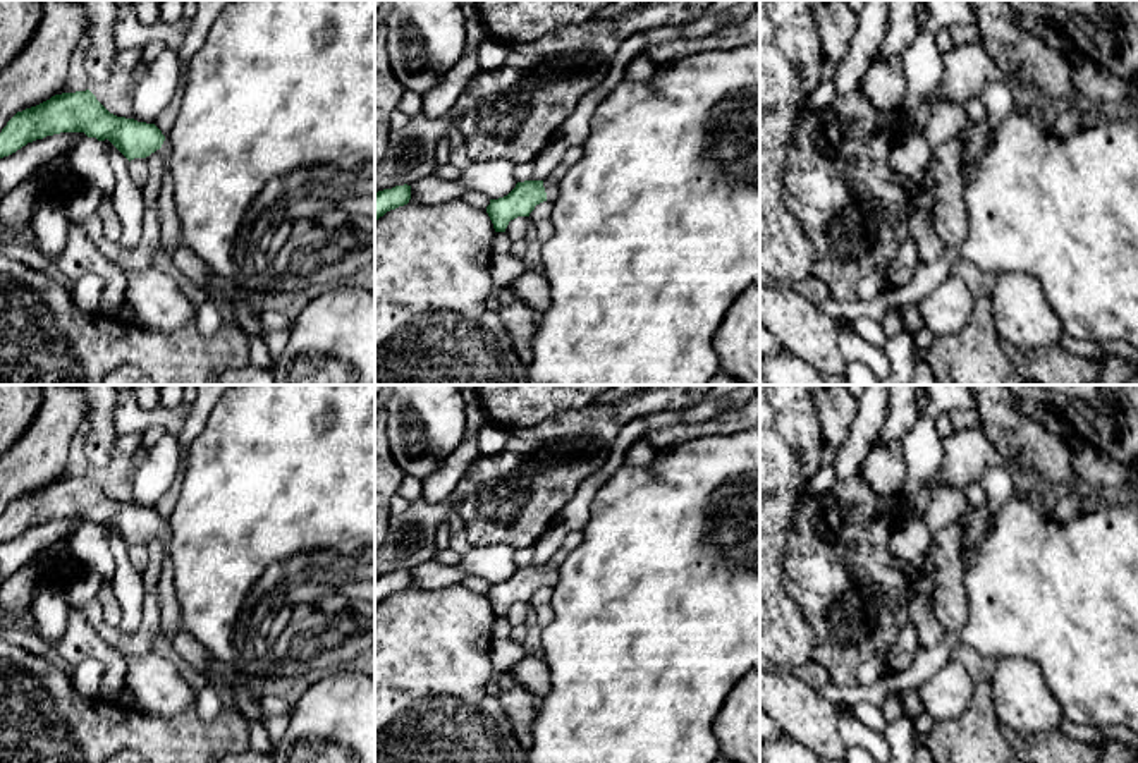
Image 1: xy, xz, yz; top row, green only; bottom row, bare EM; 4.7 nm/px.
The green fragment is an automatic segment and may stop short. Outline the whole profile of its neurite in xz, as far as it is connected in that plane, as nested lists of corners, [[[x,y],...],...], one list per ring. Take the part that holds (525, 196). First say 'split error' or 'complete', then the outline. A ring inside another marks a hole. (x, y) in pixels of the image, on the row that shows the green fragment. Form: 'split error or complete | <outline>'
split error | [[[552,179],[524,180],[504,198],[490,199],[486,213],[493,223],[495,232],[505,232],[511,220],[517,217],[529,217],[536,204],[554,201],[559,192],[559,184]]]

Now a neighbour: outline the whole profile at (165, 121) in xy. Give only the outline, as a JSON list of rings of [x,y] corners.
[[[179,70],[179,82],[175,93],[170,103],[162,110],[162,113],[153,122],[162,131],[163,136],[167,136],[175,124],[184,98],[184,89],[186,89],[186,77]]]

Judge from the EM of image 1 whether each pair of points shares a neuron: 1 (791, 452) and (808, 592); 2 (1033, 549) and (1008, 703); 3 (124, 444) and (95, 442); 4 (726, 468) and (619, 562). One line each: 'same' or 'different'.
1: different
2: different
3: different
4: same

